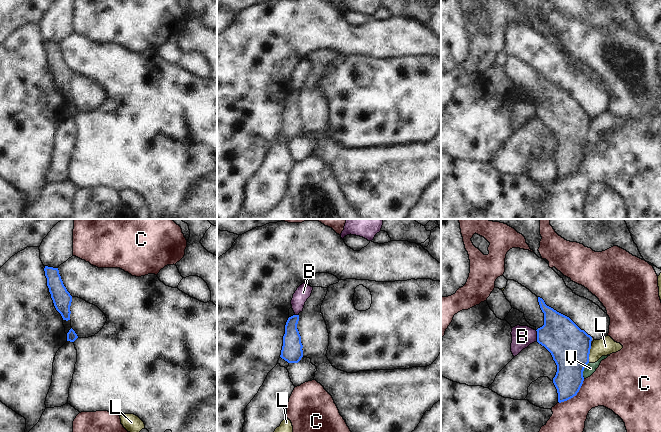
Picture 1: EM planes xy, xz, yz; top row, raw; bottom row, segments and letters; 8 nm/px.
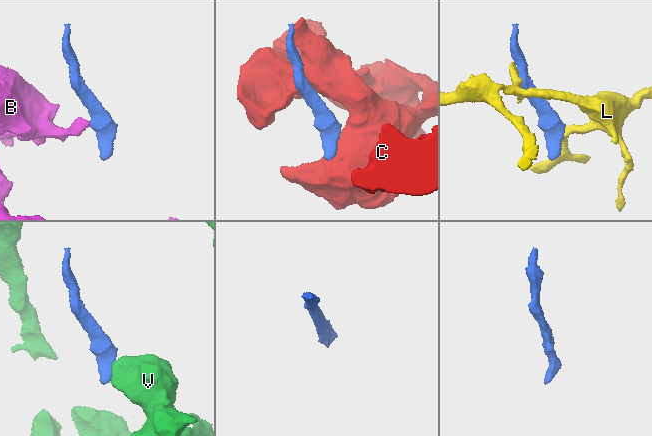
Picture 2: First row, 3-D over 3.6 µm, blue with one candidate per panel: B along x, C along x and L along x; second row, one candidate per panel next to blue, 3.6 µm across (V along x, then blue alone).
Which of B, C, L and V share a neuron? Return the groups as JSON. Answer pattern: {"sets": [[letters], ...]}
{"sets": [["B"], ["C"], ["L"], ["V"]]}

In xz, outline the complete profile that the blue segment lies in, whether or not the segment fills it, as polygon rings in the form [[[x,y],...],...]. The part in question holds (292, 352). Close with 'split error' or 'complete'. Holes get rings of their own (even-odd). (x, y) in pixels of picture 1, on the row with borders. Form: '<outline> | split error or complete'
[[[299,315],[288,318],[283,336],[283,346],[280,357],[288,363],[298,363],[303,357],[303,345],[297,329]]] | complete

